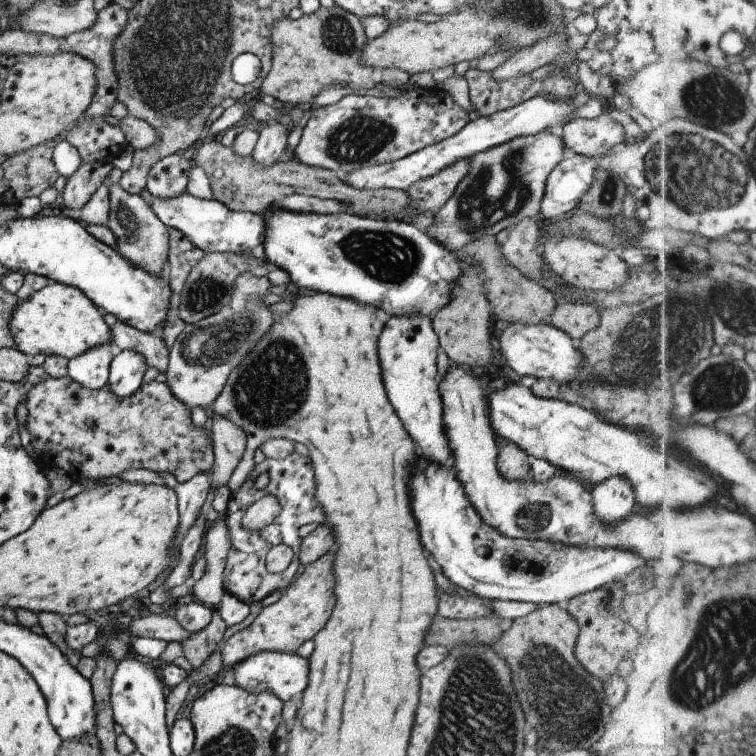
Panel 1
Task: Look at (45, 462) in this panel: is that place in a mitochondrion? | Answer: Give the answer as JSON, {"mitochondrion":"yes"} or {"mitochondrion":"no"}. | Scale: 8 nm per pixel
{"mitochondrion":"no"}

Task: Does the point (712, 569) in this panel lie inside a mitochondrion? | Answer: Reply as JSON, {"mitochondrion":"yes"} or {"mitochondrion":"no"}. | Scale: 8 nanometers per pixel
{"mitochondrion":"no"}

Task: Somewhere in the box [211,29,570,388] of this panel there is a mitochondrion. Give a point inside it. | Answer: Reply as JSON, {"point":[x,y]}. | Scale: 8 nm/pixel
{"point":[478,209]}

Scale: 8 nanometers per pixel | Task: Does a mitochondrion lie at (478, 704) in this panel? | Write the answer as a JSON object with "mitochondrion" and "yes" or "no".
{"mitochondrion":"yes"}

